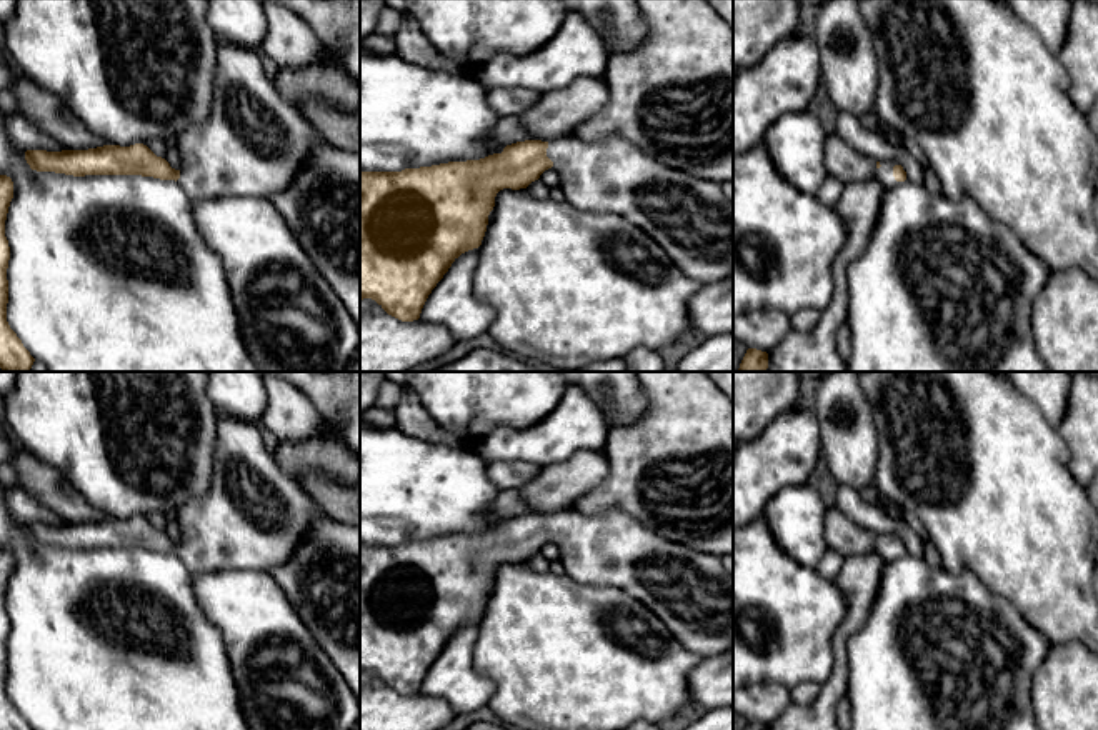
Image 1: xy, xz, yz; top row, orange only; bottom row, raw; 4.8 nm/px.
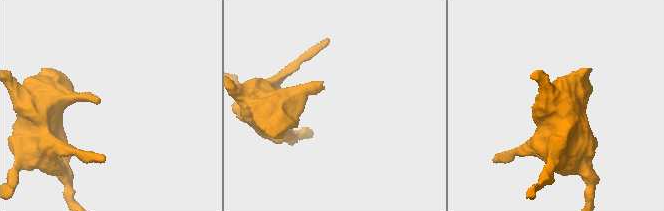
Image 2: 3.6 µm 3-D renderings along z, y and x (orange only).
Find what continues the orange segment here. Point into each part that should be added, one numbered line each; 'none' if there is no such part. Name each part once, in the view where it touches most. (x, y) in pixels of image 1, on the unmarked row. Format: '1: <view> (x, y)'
1: yz (885, 545)

